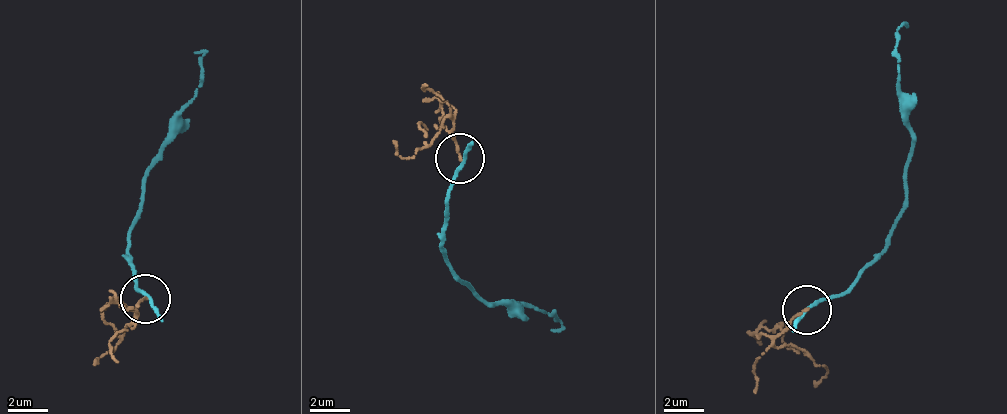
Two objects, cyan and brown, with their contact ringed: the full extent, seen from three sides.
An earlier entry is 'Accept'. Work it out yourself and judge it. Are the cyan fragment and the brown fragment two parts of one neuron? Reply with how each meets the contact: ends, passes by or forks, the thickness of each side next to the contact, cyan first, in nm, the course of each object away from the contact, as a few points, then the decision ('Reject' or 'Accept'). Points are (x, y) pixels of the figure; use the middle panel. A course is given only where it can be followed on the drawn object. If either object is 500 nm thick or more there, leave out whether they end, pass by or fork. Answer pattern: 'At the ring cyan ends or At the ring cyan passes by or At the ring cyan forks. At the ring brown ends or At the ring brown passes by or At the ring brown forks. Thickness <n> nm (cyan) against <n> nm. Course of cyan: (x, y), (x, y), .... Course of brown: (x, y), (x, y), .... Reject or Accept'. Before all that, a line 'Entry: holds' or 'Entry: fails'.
Entry: fails
At the ring cyan passes by. At the ring brown ends. Thickness 170 nm (cyan) against 120 nm. Course of cyan: (463, 156), (445, 197), (450, 270), (480, 299), (554, 316), (560, 322), (552, 333). Course of brown: (458, 157), (452, 127), (412, 157), (402, 157), (394, 140). Reject

